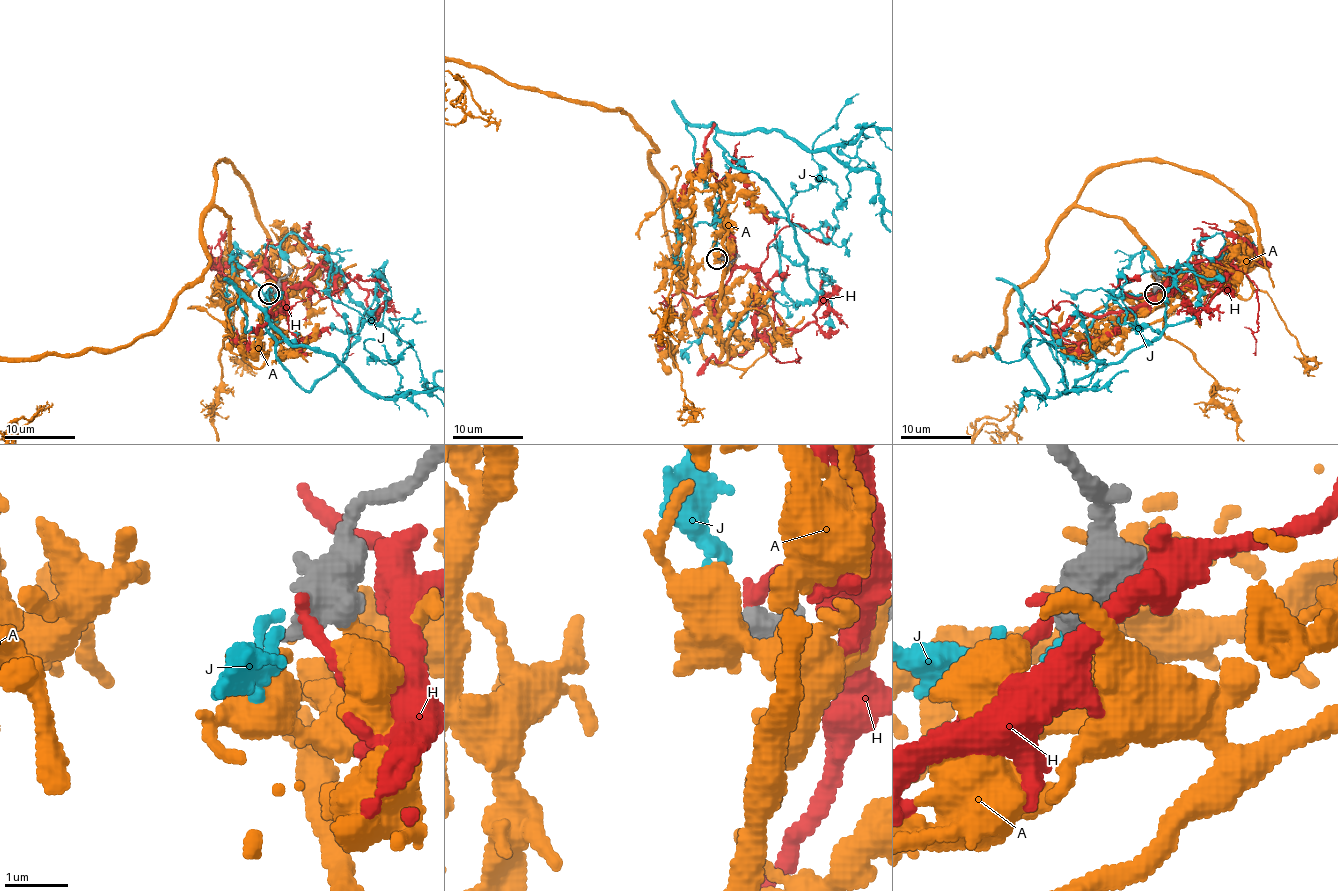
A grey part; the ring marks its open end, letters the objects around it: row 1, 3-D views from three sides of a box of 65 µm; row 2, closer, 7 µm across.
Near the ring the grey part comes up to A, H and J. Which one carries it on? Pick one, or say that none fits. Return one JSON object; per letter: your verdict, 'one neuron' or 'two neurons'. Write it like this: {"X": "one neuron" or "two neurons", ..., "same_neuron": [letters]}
{"A": "two neurons", "H": "two neurons", "J": "two neurons", "same_neuron": []}

